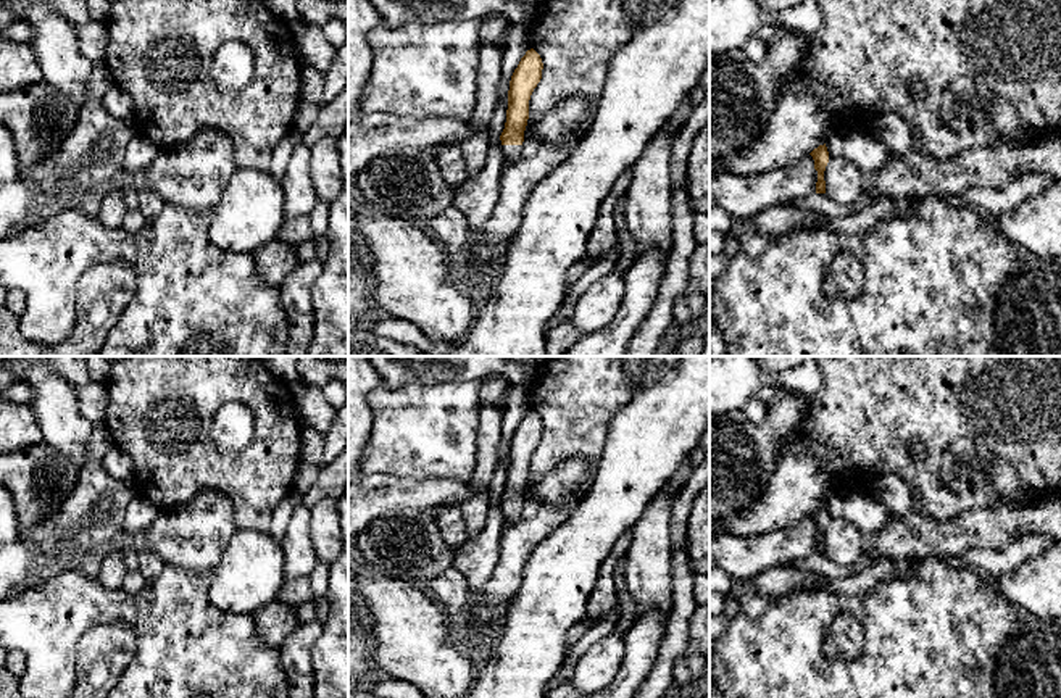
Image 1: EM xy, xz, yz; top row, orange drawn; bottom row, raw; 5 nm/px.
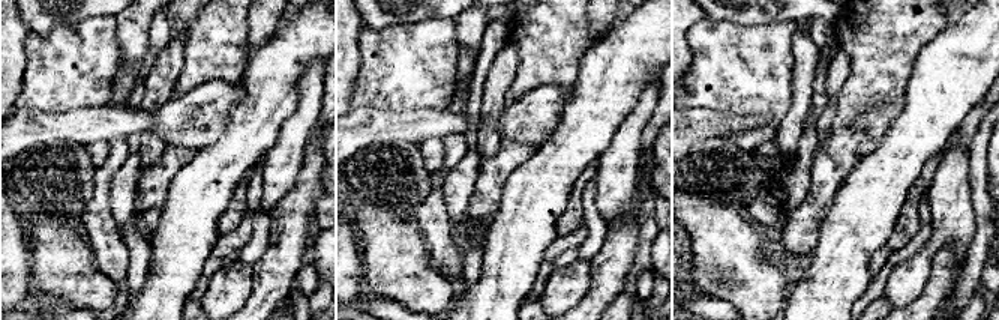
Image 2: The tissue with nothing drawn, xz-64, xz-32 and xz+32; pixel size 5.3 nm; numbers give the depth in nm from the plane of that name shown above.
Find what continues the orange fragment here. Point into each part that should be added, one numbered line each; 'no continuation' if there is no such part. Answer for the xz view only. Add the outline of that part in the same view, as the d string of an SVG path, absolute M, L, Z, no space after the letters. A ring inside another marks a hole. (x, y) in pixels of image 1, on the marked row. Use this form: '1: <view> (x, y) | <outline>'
1: xz (510, 152) | M501 145L505 161L516 161L521 155L521 145Z

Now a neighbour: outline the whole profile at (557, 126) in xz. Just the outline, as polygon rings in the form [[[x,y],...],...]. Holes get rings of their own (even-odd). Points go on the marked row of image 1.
[[[568,97],[532,123],[527,134],[542,143],[564,148],[572,135],[579,139],[584,134],[580,126],[587,113],[589,102],[584,97]]]

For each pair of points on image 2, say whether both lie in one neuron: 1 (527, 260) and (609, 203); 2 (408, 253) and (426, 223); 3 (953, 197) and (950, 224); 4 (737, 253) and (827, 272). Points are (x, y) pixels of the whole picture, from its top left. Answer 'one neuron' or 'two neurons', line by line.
1: two neurons
2: two neurons
3: one neuron
4: two neurons

